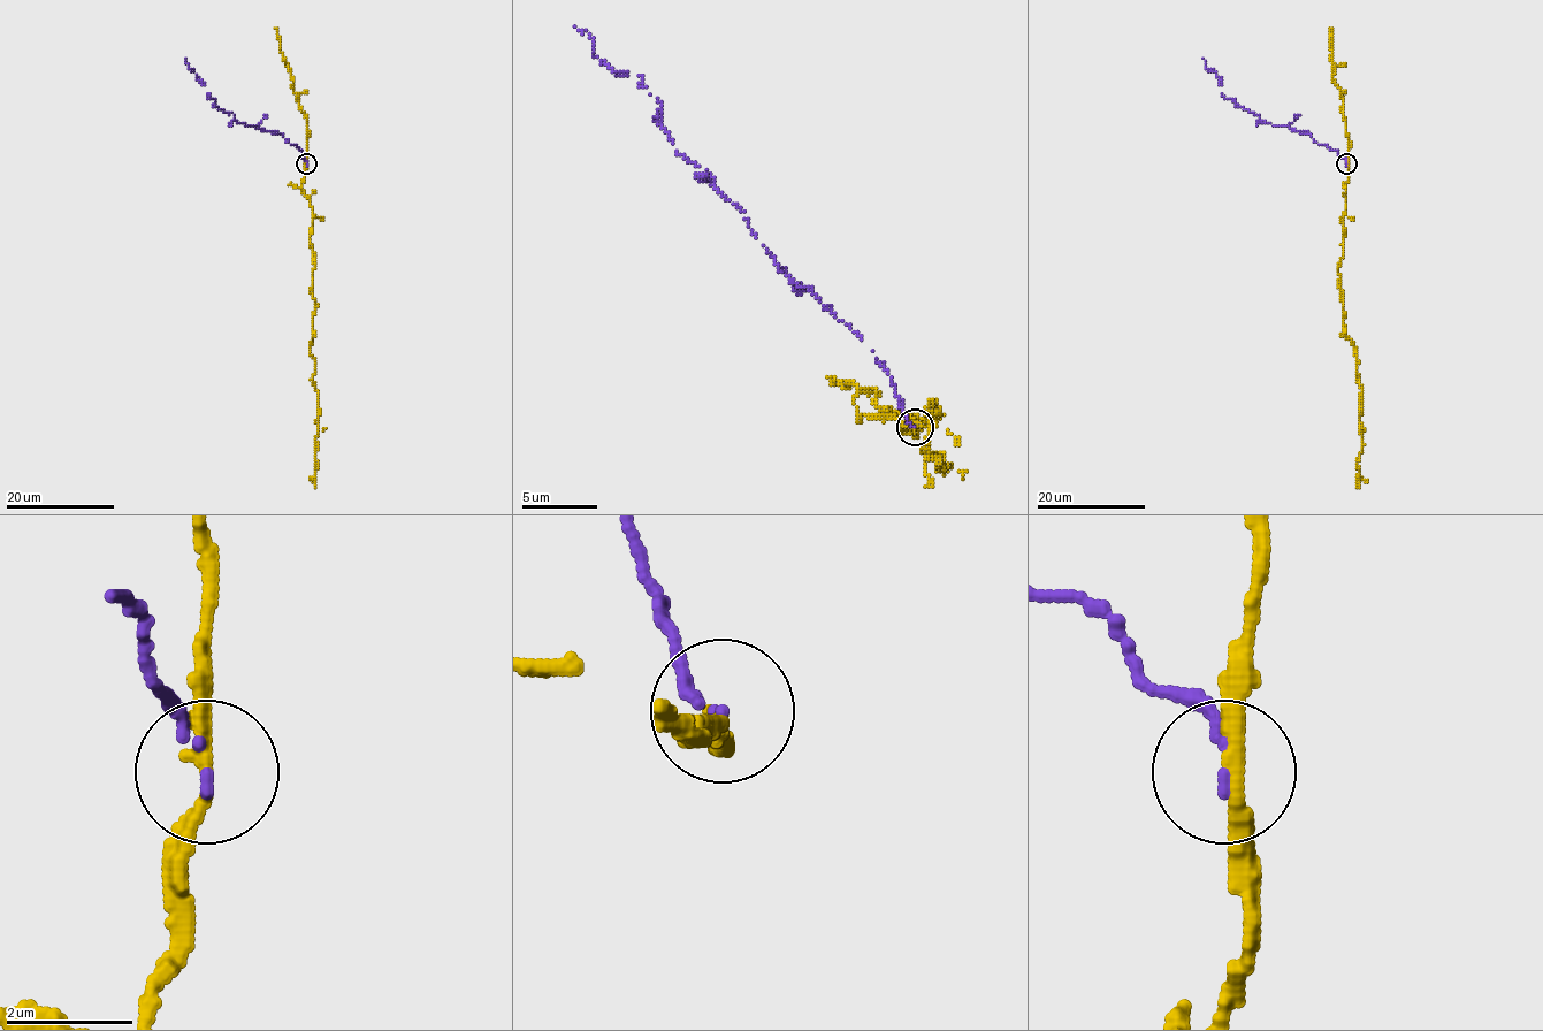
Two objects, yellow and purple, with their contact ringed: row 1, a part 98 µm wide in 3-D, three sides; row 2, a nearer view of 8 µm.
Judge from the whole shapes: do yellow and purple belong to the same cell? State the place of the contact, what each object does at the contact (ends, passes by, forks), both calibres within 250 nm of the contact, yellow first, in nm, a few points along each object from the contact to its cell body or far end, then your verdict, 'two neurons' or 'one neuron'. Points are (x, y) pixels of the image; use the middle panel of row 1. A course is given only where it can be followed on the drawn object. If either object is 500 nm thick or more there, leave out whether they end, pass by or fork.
place (915, 427); yellow passes by; purple ends; calibres 280 and 140 nm; course yellow (914, 430), (899, 426), (922, 426), (932, 404), (925, 449), (948, 464), (925, 464), (932, 487); course purple (914, 426), (861, 340), (789, 279), (745, 211), (684, 158), (639, 75), (601, 60), (574, 27); two neurons

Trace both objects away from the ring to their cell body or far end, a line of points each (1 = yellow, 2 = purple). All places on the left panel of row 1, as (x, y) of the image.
1: (306, 163), (300, 190), (313, 215), (311, 356), (319, 418), (313, 482)
2: (306, 163), (300, 151), (281, 132), (237, 122), (233, 113), (215, 106), (215, 98), (211, 98), (184, 58)

